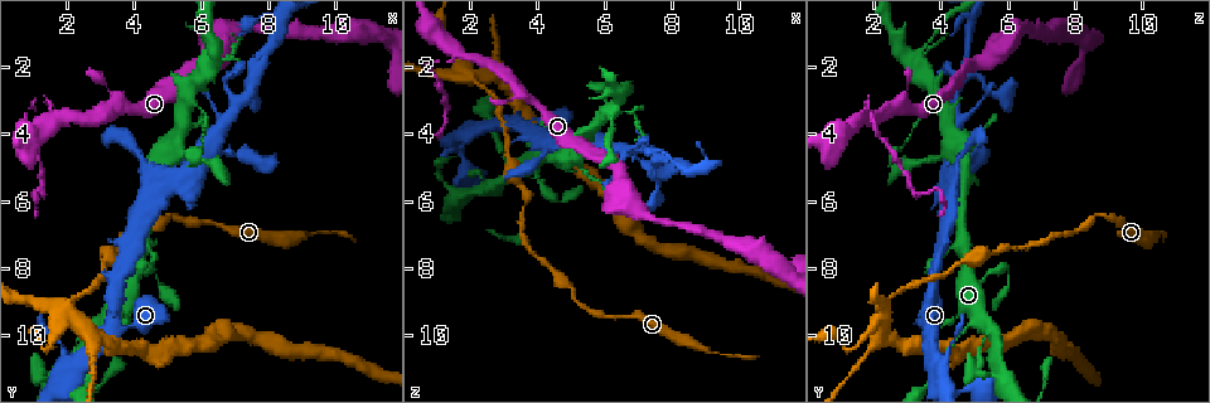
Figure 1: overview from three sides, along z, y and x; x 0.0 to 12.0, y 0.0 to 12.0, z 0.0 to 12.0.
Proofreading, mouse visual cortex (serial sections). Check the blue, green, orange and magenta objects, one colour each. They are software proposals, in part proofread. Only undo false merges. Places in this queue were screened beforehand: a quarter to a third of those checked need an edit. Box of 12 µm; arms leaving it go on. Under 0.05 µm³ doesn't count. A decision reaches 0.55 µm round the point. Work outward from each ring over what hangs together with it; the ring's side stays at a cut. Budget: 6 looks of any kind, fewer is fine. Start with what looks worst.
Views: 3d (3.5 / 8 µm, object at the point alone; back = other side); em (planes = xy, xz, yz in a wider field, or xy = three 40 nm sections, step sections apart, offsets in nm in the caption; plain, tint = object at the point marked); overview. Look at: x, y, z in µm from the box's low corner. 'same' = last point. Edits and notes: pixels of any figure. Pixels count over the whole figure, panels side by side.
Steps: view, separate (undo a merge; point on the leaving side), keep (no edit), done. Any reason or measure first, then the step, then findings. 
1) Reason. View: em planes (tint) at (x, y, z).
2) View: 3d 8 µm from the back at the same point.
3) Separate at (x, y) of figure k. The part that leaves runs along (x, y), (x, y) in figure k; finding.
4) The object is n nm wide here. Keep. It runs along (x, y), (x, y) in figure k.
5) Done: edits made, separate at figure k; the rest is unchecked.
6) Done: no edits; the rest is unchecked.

Abrupt turn. View: 3d 3.5 µm at (1.2, 3.1, 1.8).

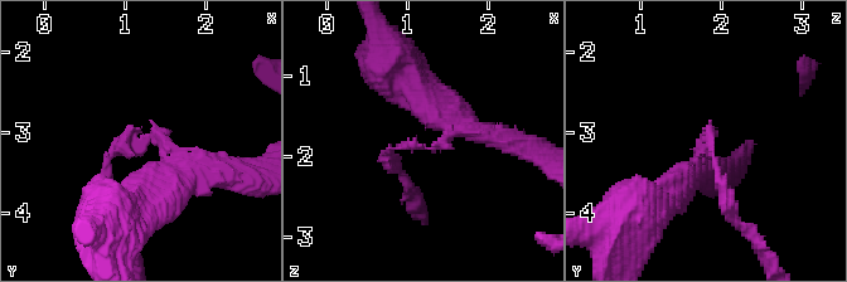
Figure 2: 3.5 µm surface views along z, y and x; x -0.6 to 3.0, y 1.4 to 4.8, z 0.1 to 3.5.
The arms are 150, 250 nm wide. View: em planes (tint) at (1.15, 3.05, 1.90).

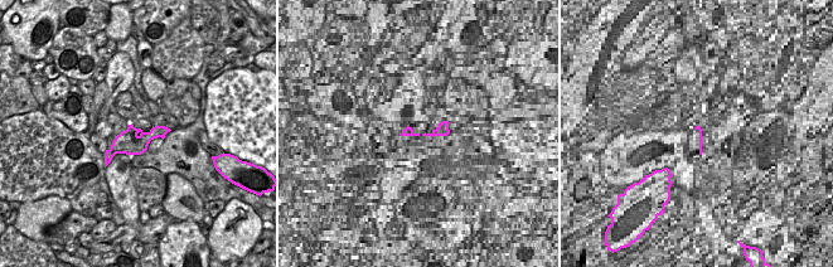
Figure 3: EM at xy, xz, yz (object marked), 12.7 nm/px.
Separate at (107, 156) of figure 2. A second cell is stuck on.

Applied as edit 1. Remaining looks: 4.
Calibre changes. View: 3d 8 µm at (5.3, 3.2, 4.1).

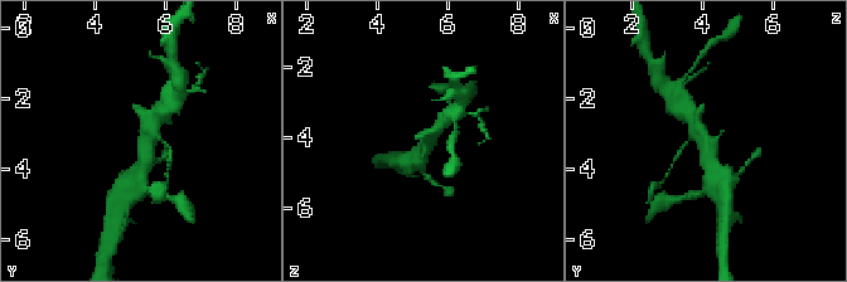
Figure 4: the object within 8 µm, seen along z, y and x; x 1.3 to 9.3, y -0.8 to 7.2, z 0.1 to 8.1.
Shape alone is not enough. View: em xy step 1 (tint) at (5.4, 3.2, 4.2).

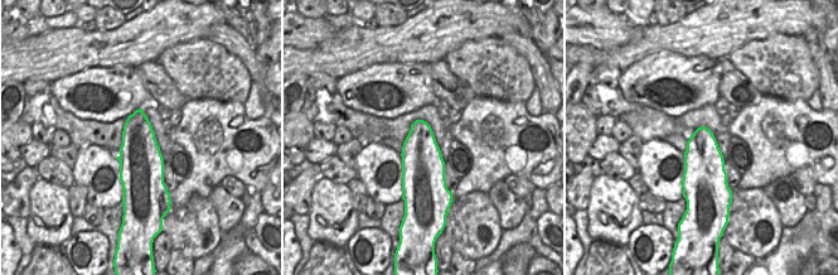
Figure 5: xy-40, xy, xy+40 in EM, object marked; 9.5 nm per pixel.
Keep. It runs along (721, 175), (688, 115) in figure 4; one cell here.

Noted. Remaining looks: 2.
Thick turns thin. View: 3d 3.5 µm from the back at (6.2, 1.9, 3.4).

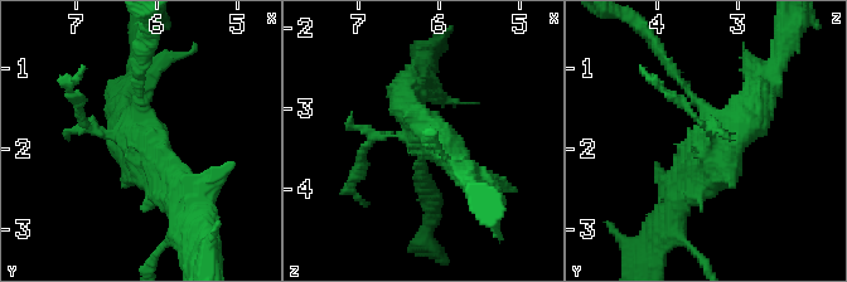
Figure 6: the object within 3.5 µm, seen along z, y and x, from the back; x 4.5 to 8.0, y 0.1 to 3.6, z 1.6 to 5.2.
Now the EM. View: em xy step 5 (tint) at (6.25, 1.85, 3.35).

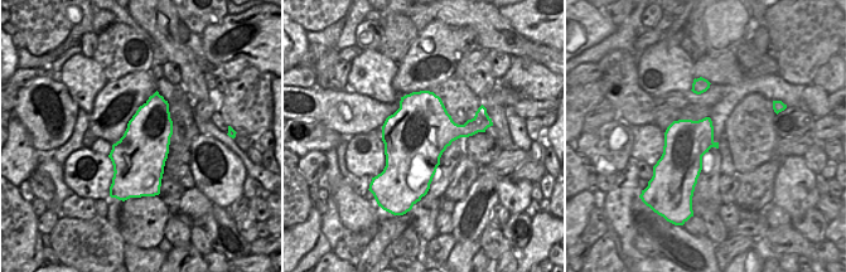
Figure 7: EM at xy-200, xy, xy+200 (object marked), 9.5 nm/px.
Keep. It runs along (674, 202), (759, 90) in figure 6; one cell here.

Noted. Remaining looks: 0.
Done: edits made, separate at figure 2; the rest is unchecked.

